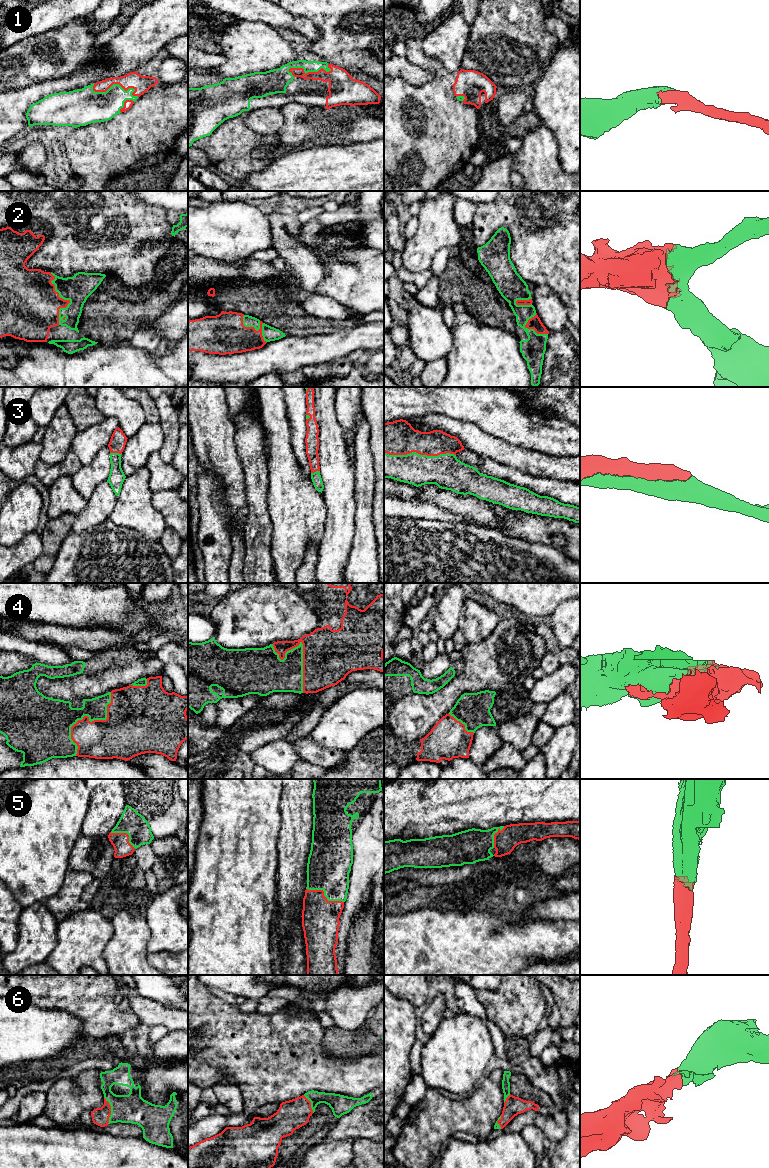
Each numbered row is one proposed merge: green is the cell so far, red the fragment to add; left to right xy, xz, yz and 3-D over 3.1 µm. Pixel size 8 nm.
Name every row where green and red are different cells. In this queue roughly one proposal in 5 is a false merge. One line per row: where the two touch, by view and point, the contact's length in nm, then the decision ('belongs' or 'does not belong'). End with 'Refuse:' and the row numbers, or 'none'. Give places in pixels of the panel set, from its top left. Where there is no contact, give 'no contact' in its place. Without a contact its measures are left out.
1: contact xz (308, 71); length 360 nm; belongs
2: contact xy (66, 299); length 420 nm; belongs
3: contact yz (419, 454); length 600 nm; belongs
4: contact xy (88, 716); length 600 nm; belongs
5: contact xz (324, 895); length 320 nm; belongs
6: contact xy (111, 1110); length 220 nm; belongs
Refuse: none

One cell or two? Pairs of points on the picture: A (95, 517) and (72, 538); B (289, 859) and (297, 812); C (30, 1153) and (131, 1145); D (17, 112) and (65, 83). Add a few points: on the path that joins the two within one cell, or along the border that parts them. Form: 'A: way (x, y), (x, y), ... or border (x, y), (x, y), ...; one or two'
A: border (98, 523), (80, 533), (71, 531); two
B: way (293, 847), (296, 824); one
C: way (55, 1153), (106, 1153); one
D: way (27, 100), (36, 91), (53, 86); one

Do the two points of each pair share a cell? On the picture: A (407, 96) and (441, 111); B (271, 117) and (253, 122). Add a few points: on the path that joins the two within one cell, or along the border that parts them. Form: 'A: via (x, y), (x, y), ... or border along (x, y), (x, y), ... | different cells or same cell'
A: via (415, 104), (422, 111), (433, 111) | same cell
B: via (267, 121), (257, 121) | same cell

